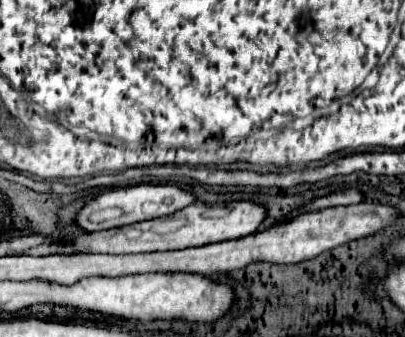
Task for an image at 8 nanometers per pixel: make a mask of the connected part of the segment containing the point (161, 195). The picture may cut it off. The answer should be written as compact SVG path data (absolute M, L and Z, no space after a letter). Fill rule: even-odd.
M136 185L128 189L112 189L88 201L86 207L80 209L76 223L84 231L102 231L102 229L122 227L122 225L162 217L162 215L172 215L174 211L178 211L180 207L188 207L190 203L194 203L194 197L174 185Z

